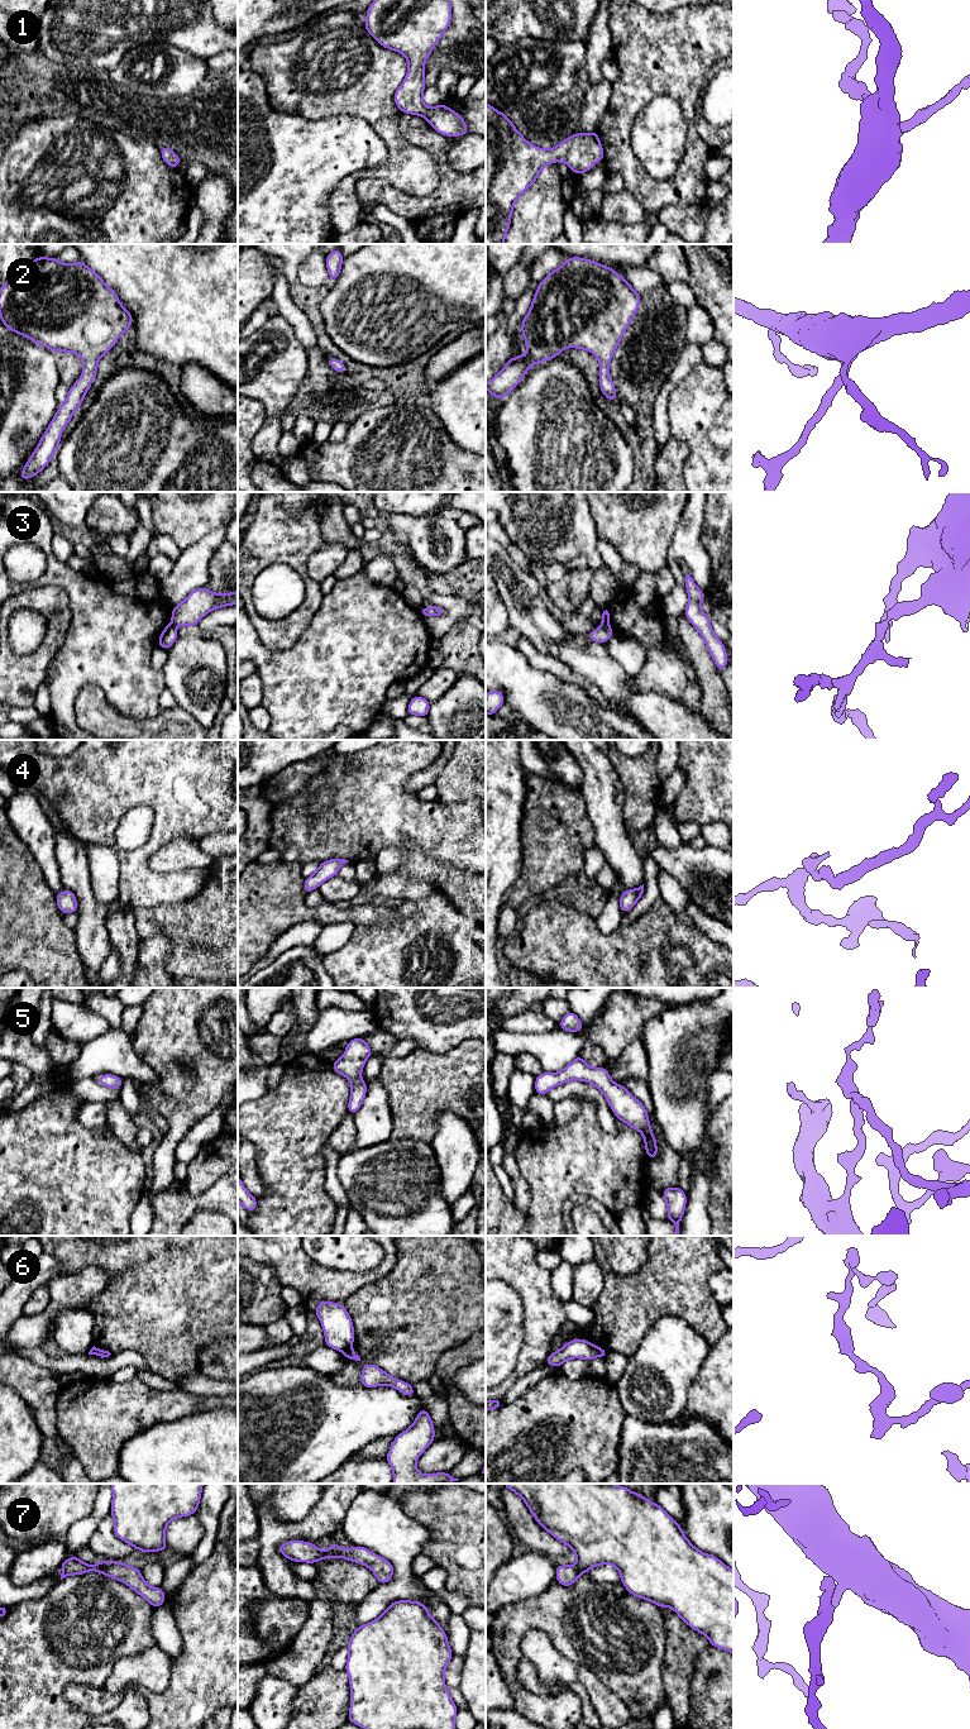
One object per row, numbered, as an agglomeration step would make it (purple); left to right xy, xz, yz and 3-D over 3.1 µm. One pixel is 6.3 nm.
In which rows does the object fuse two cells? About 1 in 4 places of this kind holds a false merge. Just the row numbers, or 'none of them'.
3, 6

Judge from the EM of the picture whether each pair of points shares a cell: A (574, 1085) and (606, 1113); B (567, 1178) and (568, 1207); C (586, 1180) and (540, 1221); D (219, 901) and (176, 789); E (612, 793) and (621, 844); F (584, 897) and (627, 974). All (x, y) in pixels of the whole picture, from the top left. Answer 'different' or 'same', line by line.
A: same
B: different
C: same
D: different
E: same
F: different

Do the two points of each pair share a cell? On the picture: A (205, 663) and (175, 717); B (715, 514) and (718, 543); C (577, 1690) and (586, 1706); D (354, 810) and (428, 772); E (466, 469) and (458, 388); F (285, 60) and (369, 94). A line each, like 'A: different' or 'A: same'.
A: different
B: same
C: same
D: different
E: different
F: same

